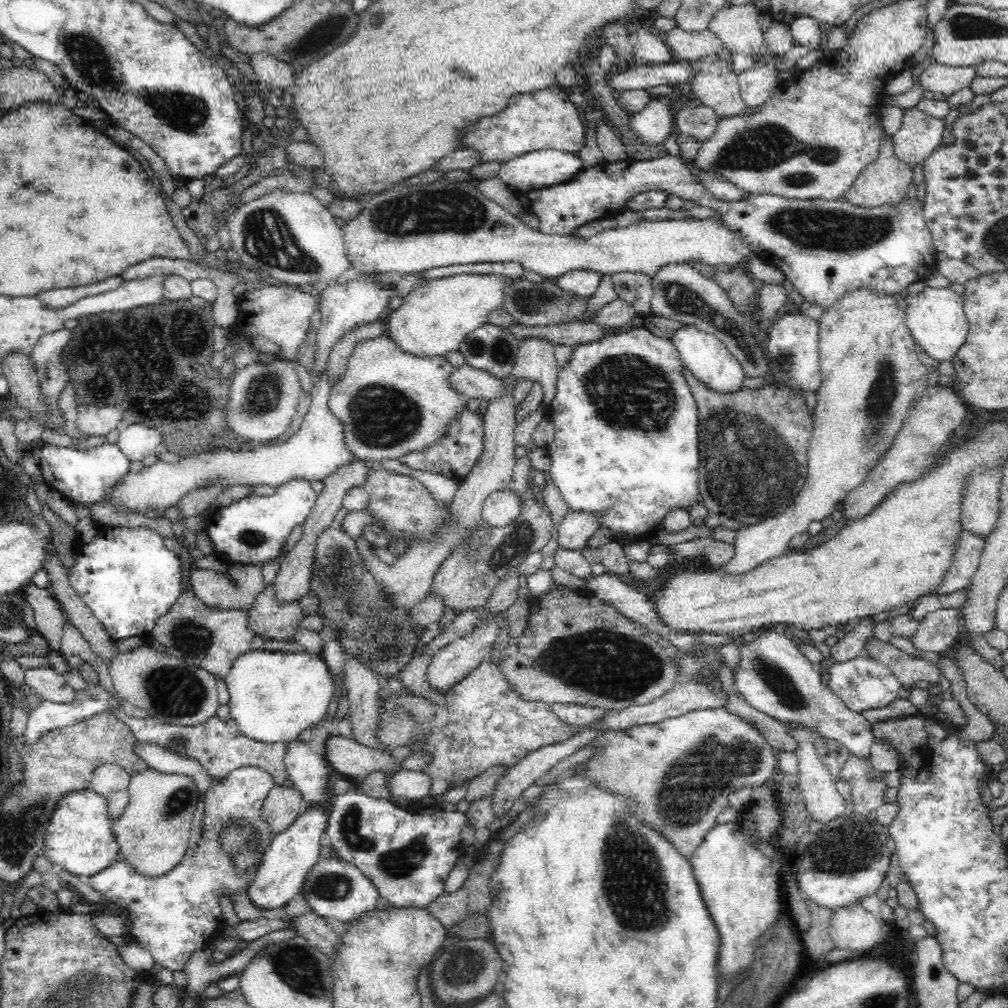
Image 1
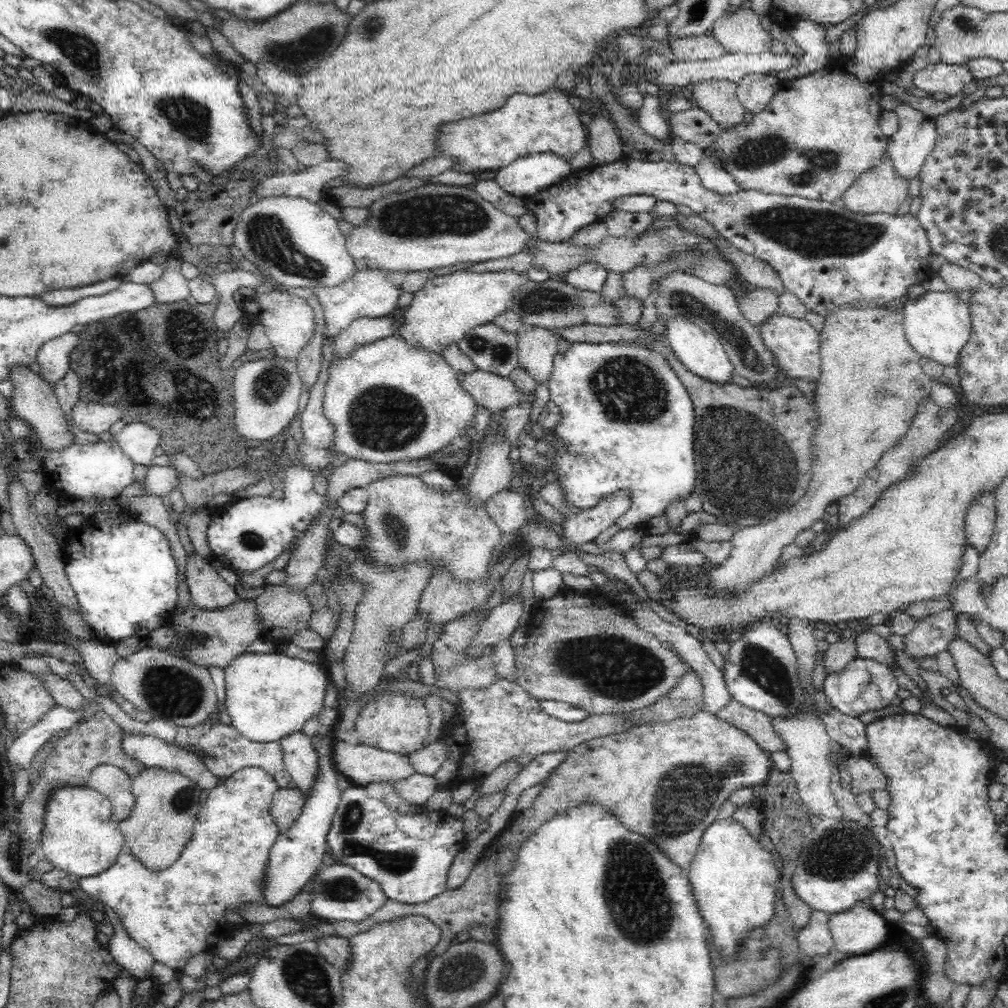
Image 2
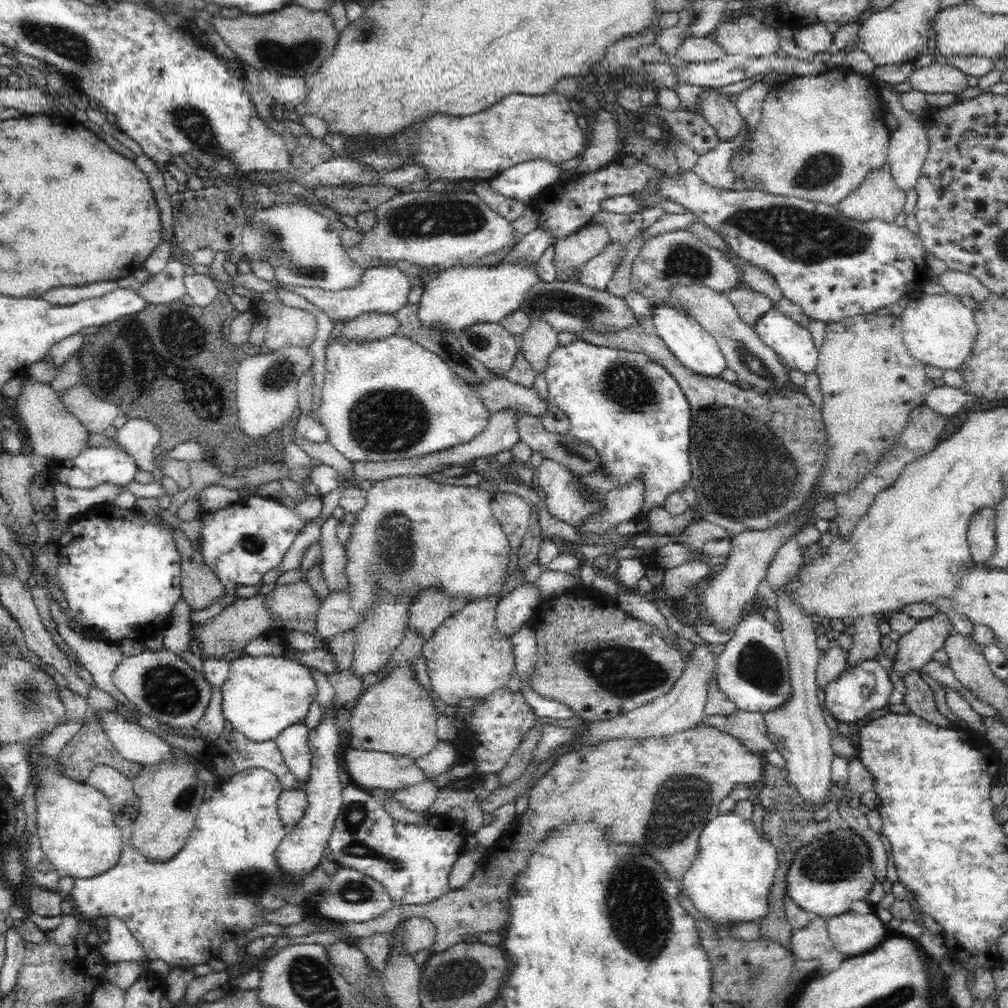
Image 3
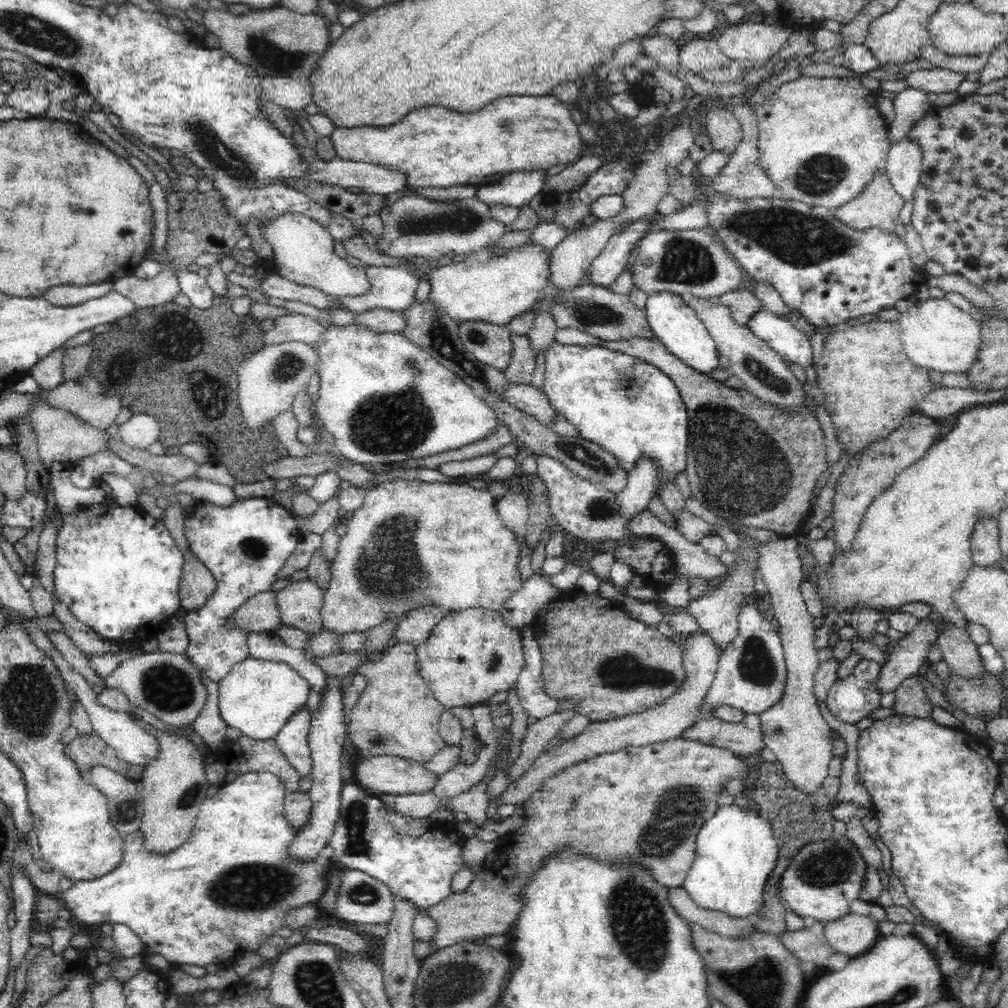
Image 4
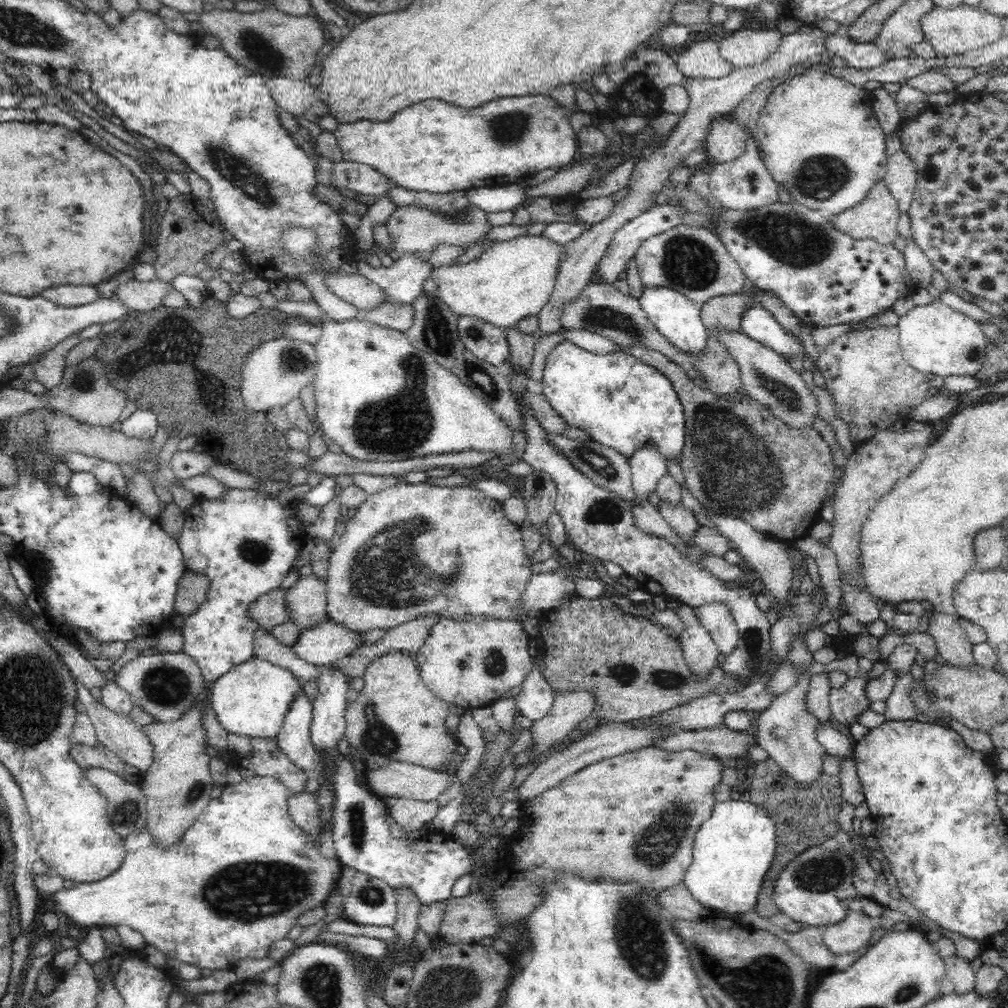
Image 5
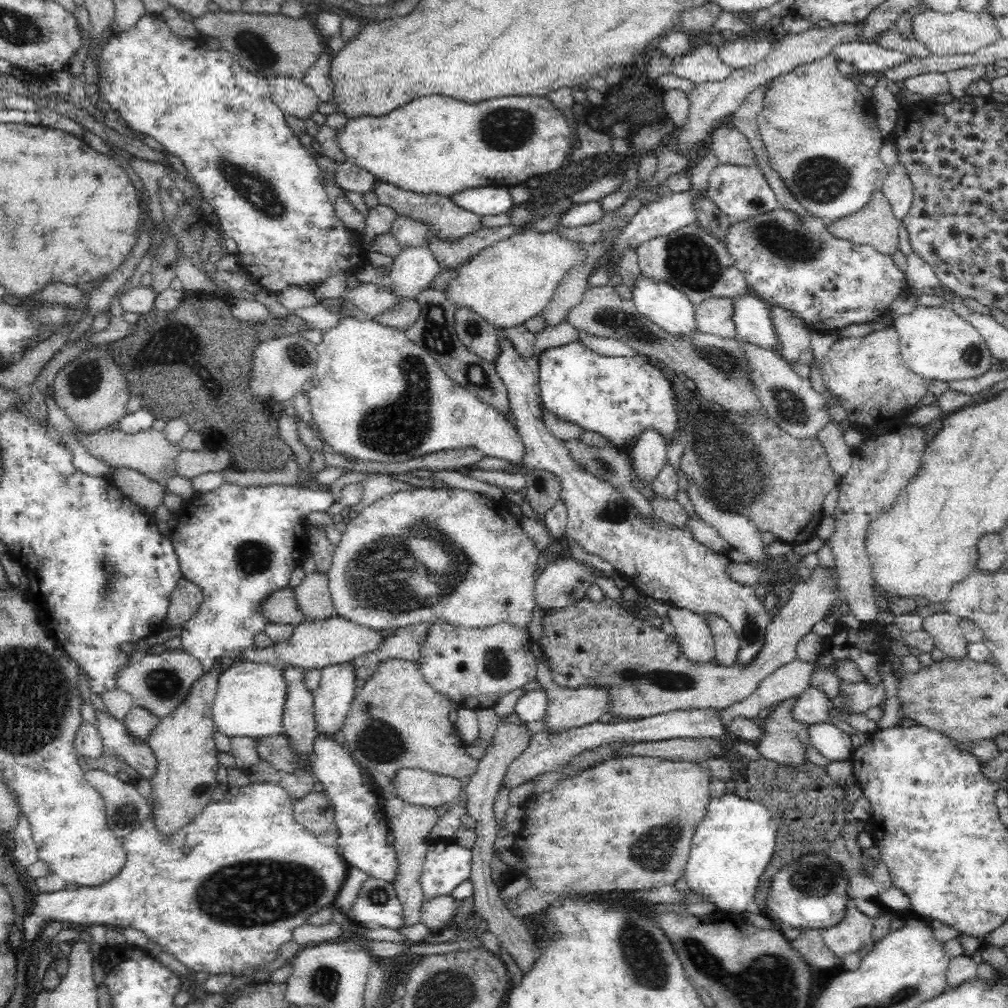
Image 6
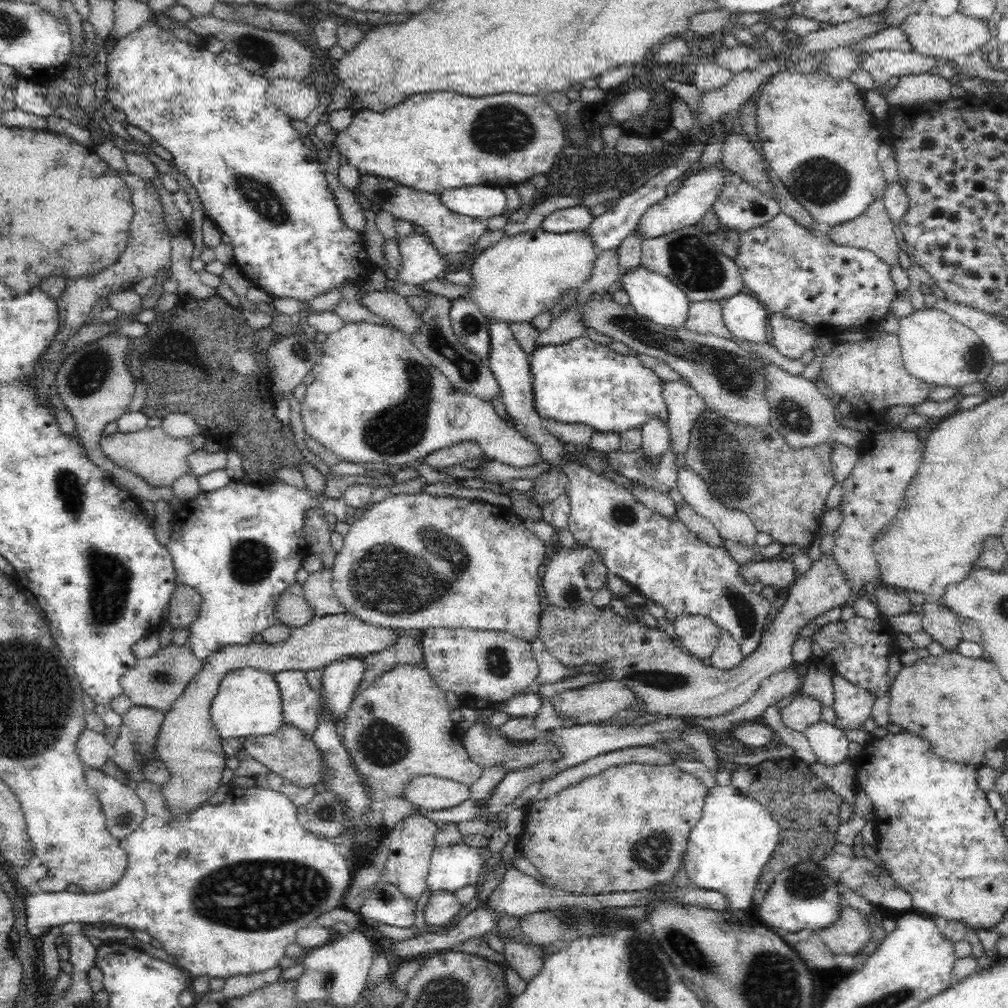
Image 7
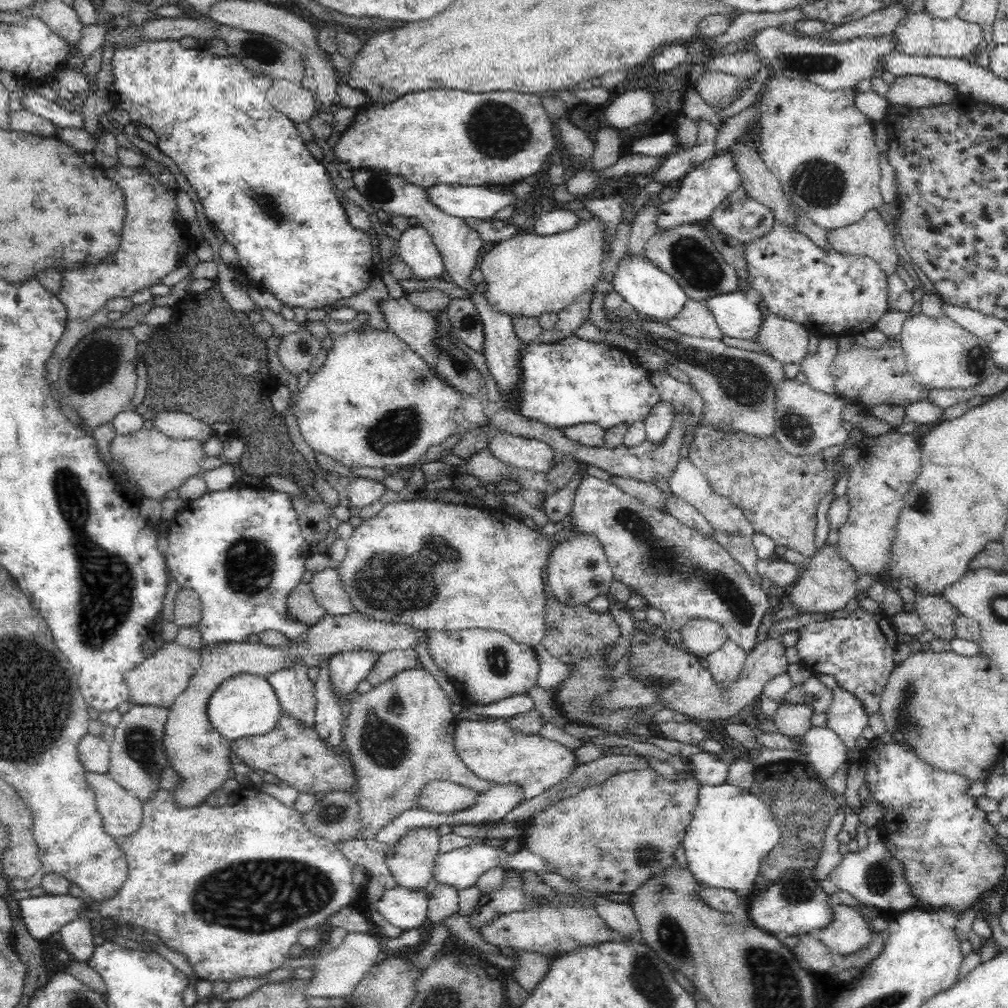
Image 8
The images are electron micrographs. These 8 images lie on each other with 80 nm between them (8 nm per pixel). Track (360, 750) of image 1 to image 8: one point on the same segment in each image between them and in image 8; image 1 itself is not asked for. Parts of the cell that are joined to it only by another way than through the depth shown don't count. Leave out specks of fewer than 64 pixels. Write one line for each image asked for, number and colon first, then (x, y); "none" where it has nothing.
2: (363, 765)
3: (369, 770)
4: (383, 774)
5: (405, 780)
6: (418, 787)
7: (427, 792)
8: (441, 797)

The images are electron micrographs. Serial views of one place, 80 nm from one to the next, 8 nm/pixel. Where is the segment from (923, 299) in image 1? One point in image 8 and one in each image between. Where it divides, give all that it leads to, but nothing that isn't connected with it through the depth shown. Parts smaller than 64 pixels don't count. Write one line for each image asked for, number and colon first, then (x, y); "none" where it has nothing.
2: (937, 325)
3: (939, 330)
4: (935, 335)
5: (935, 339)
6: (936, 343)
7: (936, 349)
8: (940, 354)

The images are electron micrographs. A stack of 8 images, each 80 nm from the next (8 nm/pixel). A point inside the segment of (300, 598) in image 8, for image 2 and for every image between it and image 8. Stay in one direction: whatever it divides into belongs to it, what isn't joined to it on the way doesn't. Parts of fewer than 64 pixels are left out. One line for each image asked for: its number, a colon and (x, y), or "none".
2: (214, 638)
3: (248, 618)
4: (261, 613)
5: (271, 609)
6: (281, 608)
7: (293, 609)

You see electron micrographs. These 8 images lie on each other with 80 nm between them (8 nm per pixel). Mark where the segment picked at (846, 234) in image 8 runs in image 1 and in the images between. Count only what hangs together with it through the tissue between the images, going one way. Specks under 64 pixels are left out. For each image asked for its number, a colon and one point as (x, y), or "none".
1: (885, 182)
2: (879, 190)
3: (878, 197)
4: (879, 205)
5: (877, 216)
6: (875, 225)
7: (872, 231)

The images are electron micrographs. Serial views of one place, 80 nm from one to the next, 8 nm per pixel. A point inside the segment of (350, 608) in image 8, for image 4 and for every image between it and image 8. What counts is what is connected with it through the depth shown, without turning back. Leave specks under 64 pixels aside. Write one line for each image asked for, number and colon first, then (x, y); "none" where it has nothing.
4: (300, 603)
5: (307, 599)
6: (314, 599)
7: (319, 591)

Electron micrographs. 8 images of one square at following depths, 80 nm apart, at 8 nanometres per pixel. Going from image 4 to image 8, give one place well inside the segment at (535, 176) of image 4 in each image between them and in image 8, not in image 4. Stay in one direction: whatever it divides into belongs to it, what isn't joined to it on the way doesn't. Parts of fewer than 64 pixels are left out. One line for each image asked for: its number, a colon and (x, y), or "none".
5: (510, 196)
6: (487, 200)
7: (476, 201)
8: (459, 201)

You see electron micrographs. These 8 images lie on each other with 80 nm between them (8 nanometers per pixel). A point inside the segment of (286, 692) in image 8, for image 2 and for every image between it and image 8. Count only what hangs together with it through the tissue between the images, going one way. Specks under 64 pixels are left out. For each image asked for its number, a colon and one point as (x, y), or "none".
2: (301, 761)
3: (293, 743)
4: (292, 740)
5: (294, 740)
6: (298, 721)
7: (300, 703)

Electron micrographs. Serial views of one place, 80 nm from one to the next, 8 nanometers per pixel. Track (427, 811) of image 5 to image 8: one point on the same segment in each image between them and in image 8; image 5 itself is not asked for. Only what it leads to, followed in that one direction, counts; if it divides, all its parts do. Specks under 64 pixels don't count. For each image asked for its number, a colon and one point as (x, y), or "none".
6: (411, 830)
7: (412, 841)
8: (411, 862)

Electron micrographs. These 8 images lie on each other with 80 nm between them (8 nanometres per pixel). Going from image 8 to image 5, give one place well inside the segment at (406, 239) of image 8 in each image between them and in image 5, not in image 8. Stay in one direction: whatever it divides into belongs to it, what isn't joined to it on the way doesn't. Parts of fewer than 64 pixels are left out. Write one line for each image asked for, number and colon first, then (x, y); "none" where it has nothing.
5: (401, 283)
6: (413, 270)
7: (421, 261)

